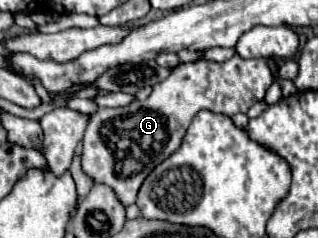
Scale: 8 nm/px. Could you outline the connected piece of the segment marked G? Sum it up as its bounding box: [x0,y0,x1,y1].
[82,54,272,206]

